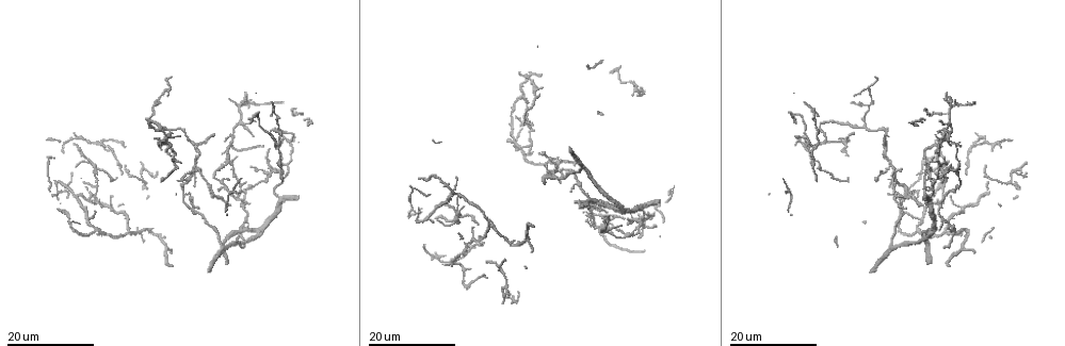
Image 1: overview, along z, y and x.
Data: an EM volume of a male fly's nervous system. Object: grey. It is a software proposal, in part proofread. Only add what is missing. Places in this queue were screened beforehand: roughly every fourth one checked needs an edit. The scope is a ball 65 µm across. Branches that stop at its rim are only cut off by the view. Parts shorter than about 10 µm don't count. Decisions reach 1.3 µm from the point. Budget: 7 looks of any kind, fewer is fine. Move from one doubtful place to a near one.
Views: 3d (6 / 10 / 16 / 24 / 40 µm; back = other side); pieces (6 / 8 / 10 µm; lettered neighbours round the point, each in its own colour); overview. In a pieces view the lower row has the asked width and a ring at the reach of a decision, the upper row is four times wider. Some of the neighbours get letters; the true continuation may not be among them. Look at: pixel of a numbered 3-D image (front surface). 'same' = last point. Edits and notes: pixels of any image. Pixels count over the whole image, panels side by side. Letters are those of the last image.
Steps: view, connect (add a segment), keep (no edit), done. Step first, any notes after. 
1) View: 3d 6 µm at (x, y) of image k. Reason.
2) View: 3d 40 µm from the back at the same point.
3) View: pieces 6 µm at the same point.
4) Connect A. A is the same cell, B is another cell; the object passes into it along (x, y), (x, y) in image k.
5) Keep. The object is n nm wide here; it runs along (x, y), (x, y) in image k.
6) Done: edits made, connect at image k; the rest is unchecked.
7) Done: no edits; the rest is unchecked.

View: 3d 24 µm at (252, 135) of image 1.

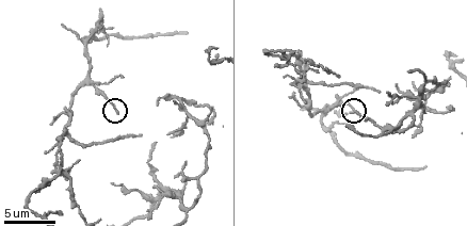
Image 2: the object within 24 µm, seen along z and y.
View: pieces 6 µm at (115, 112) of image 2.

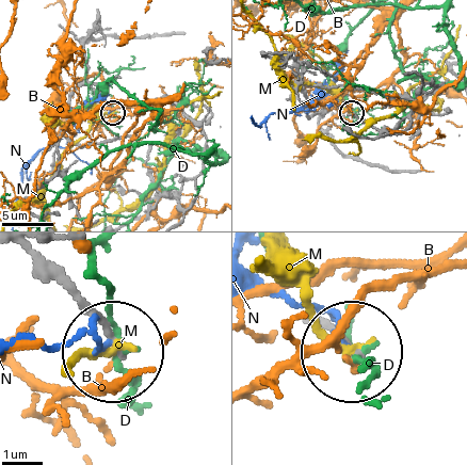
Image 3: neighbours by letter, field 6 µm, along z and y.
Keep. B, D, M and N are other cells; none of them fits.

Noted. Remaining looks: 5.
View: pieces 10 µm at (351, 111) of image 2. Tapers out.

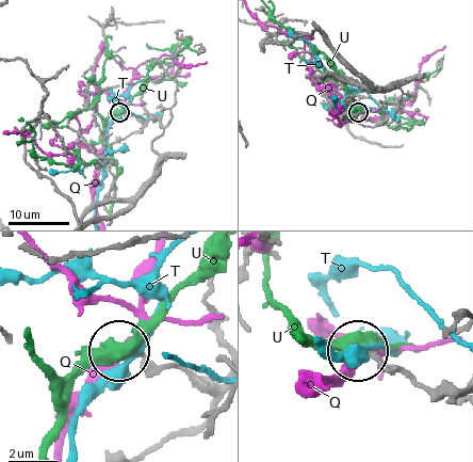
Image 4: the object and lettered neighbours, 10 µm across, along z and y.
Keep. Q, T and U are other cells; it runs along (155, 163), (152, 144), (161, 121), (119, 111) in image 4; no lettered segment goes on from it.

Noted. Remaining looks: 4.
View: 3d 24 µm at (886, 132) of image 1. Free end.

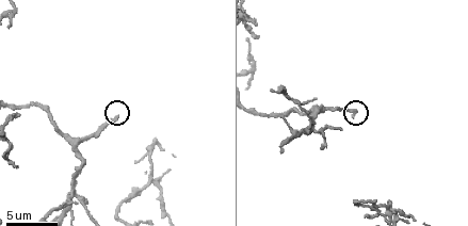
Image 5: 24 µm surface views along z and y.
View: pieces 8 µm at (114, 116) of image 5.

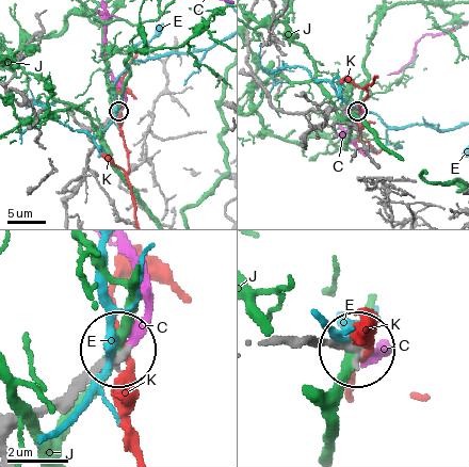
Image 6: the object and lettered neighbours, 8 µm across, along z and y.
Connect C. The object is 280 nm wide here; C is the same cell, E, J and K are other cells; it goes on there.

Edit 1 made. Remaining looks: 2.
Done: edits made, connect at image 6; the rest is unchecked.

